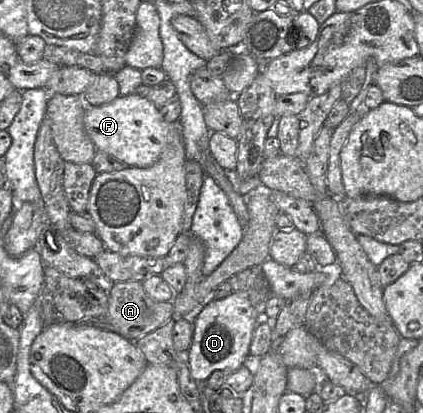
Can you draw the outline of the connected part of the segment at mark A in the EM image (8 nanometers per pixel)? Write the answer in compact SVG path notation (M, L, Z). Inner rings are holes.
M139 281L116 282L108 292L108 297L106 321L112 331L131 341L140 339L174 318L172 301L155 301L145 292Z

